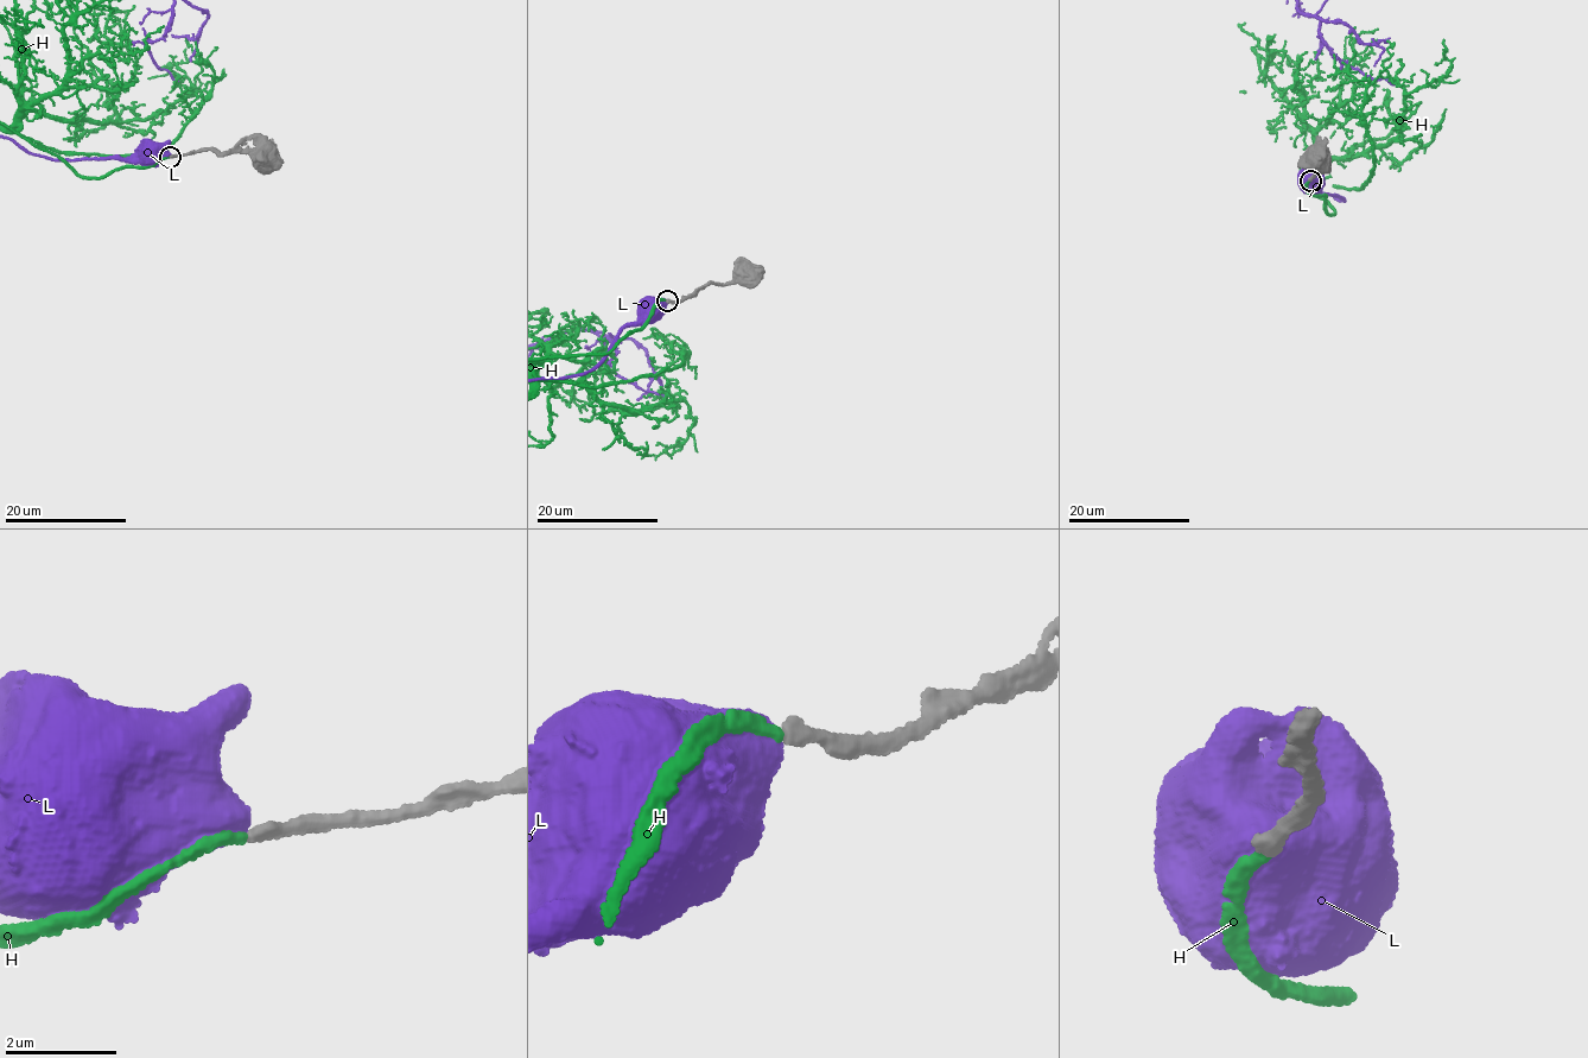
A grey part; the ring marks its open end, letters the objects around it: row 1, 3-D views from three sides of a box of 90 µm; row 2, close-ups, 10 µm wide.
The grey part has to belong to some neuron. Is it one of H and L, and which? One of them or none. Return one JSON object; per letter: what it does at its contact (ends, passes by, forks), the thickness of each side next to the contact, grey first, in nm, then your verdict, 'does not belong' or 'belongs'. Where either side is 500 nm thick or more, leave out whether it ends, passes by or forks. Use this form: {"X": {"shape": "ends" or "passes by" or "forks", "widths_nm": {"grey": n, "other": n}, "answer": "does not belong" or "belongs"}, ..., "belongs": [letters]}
{"H": {"shape": "ends", "widths_nm": {"grey": 240, "other": 220}, "answer": "belongs"}, "L": {"widths_nm": {"grey": 240, "other": 700}, "answer": "does not belong"}, "belongs": ["H"]}

